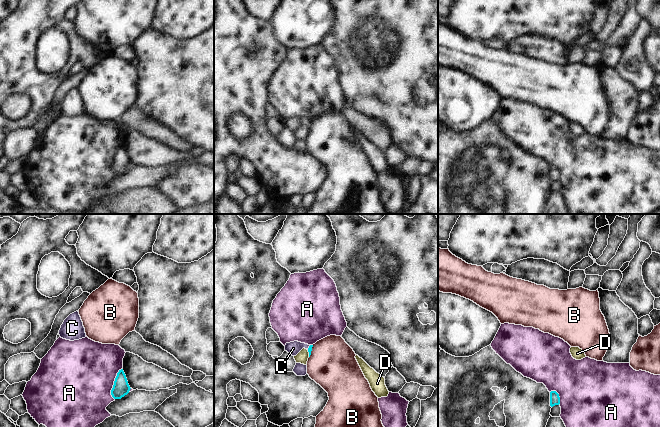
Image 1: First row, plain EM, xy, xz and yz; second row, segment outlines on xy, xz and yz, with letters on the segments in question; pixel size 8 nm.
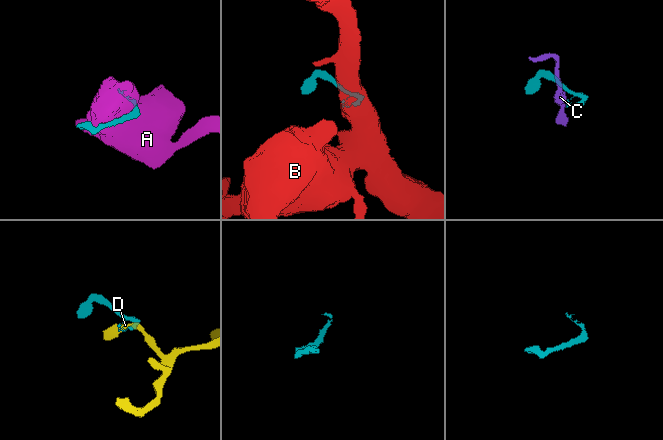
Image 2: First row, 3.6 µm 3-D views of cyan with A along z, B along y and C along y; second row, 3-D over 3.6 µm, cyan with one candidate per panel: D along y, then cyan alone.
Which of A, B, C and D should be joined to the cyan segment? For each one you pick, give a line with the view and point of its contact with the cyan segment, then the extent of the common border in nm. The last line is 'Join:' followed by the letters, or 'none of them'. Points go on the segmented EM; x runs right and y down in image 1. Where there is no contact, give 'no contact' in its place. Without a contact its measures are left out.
B: meets cyan in xz at (310, 351); contact 110 nm long
Join: B

